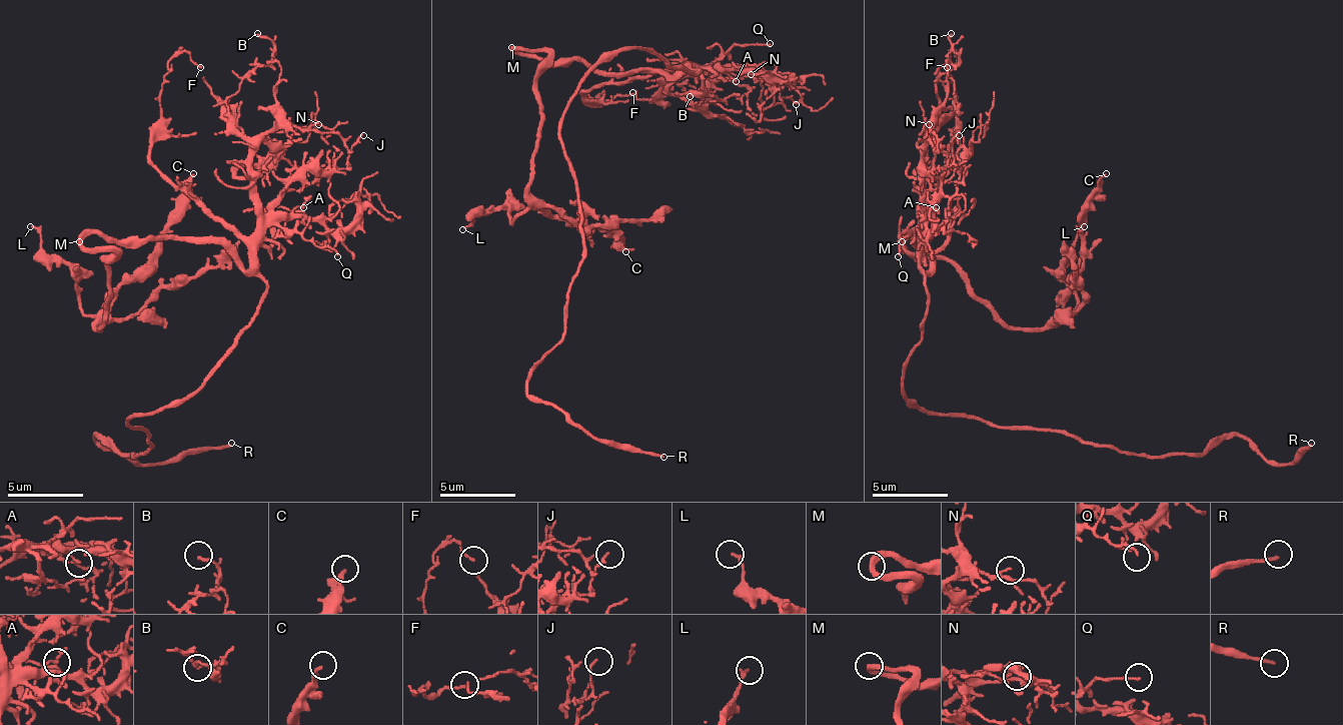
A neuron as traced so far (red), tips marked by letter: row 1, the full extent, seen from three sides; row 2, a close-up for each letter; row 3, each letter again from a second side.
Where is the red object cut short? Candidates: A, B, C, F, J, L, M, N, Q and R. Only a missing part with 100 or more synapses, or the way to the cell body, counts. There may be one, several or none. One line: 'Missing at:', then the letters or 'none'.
Missing at: R

